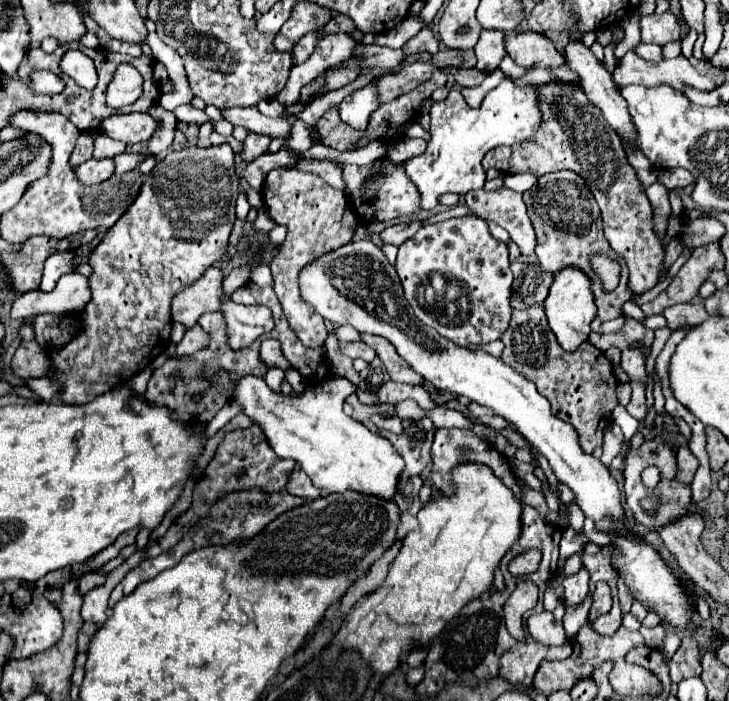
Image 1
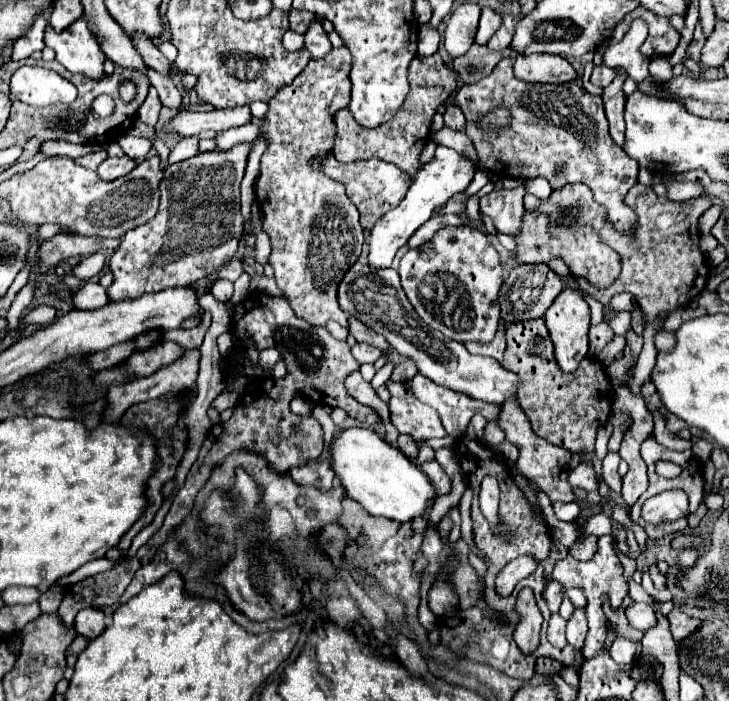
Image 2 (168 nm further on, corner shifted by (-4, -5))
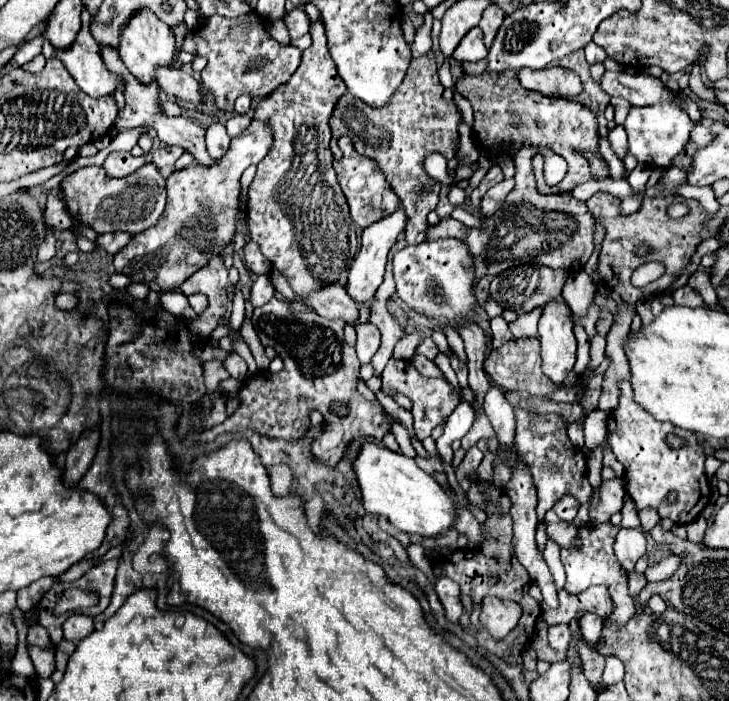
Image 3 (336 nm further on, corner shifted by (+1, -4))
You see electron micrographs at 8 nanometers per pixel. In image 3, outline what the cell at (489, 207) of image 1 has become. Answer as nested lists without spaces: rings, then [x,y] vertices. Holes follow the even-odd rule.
[[[509,178],[509,180],[503,180],[503,182],[495,184],[493,188],[489,188],[487,194],[481,198],[481,214],[485,218],[493,216],[503,206],[503,202],[509,196],[509,192],[513,190],[513,186],[515,186],[515,180]]]

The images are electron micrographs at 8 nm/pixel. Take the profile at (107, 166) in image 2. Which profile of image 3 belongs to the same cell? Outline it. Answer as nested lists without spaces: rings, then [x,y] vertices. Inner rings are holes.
[[[111,152],[103,164],[107,176],[113,176],[113,178],[123,178],[123,176],[129,176],[133,174],[139,166],[145,164],[145,156],[131,156],[129,152]]]

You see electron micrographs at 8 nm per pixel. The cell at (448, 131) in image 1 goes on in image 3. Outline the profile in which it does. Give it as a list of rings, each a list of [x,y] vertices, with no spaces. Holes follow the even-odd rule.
[[[403,208],[395,210],[393,214],[381,218],[379,222],[371,224],[367,230],[363,230],[361,234],[361,250],[355,256],[351,268],[349,268],[349,296],[355,302],[369,302],[375,296],[375,290],[381,286],[383,282],[383,272],[385,272],[385,262],[387,262],[387,254],[393,248],[393,244],[397,242],[397,236],[405,232],[407,226],[407,214]]]

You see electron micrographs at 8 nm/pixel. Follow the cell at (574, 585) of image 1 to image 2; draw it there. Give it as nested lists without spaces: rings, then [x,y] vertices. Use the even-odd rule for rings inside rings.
[[[574,609],[574,615],[572,615],[572,619],[568,621],[568,627],[566,627],[566,639],[568,639],[568,645],[572,645],[576,651],[582,651],[586,633],[588,633],[586,615],[584,615],[582,609]]]

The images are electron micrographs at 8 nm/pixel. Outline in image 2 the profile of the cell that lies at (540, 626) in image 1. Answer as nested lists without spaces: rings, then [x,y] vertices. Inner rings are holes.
[[[558,613],[552,615],[550,619],[550,625],[548,625],[548,641],[554,645],[554,647],[566,647],[566,619],[562,619]]]

